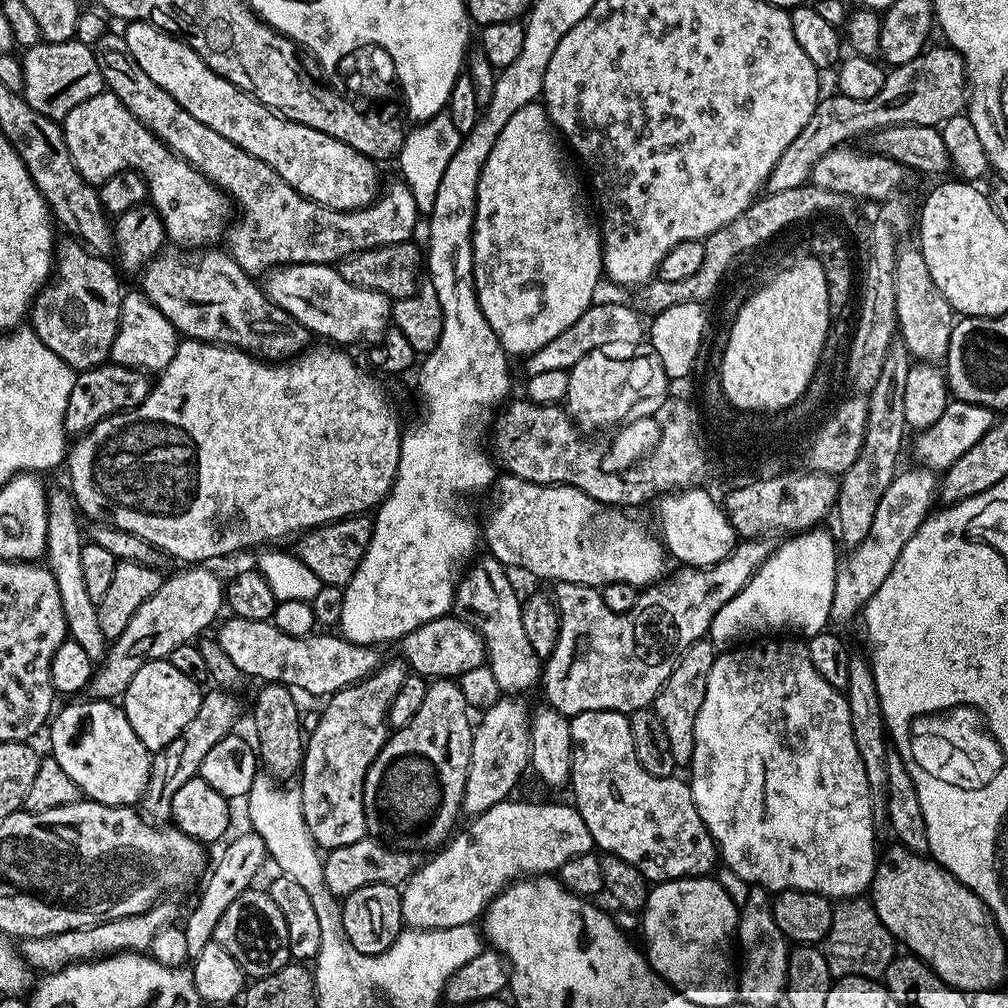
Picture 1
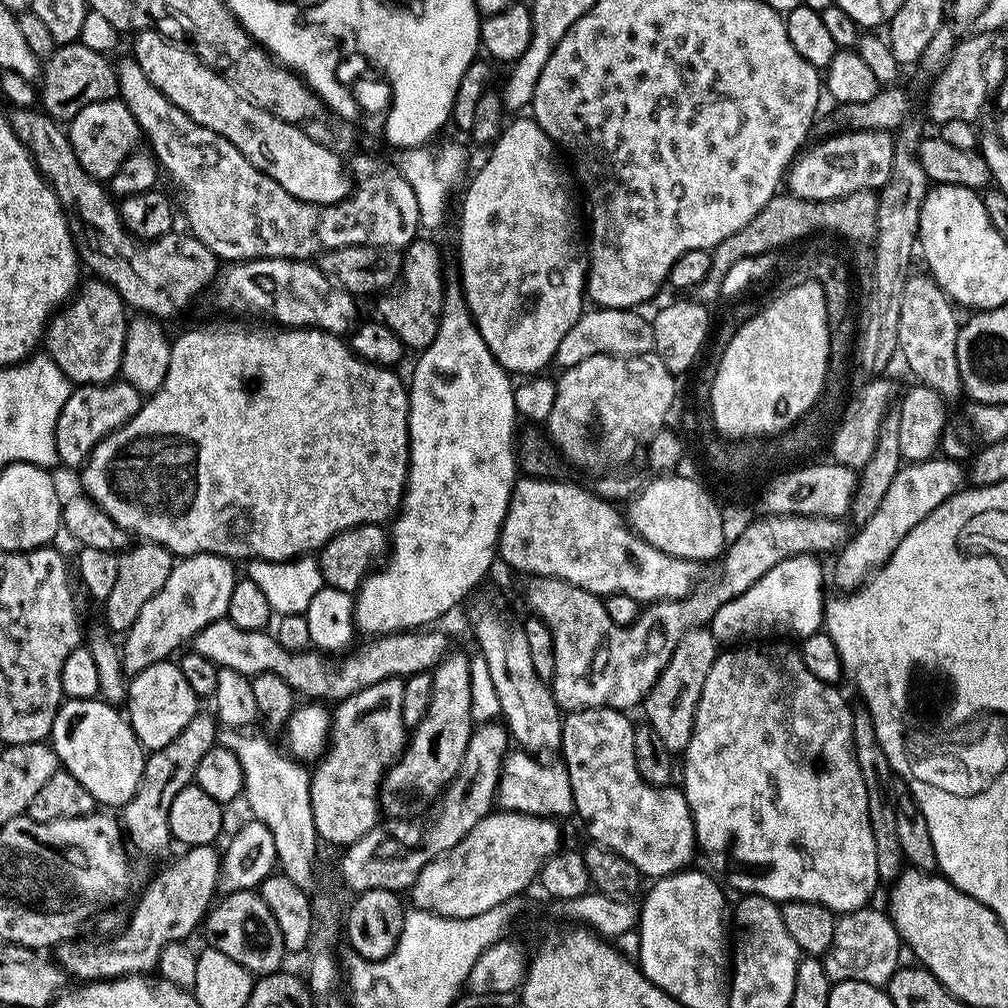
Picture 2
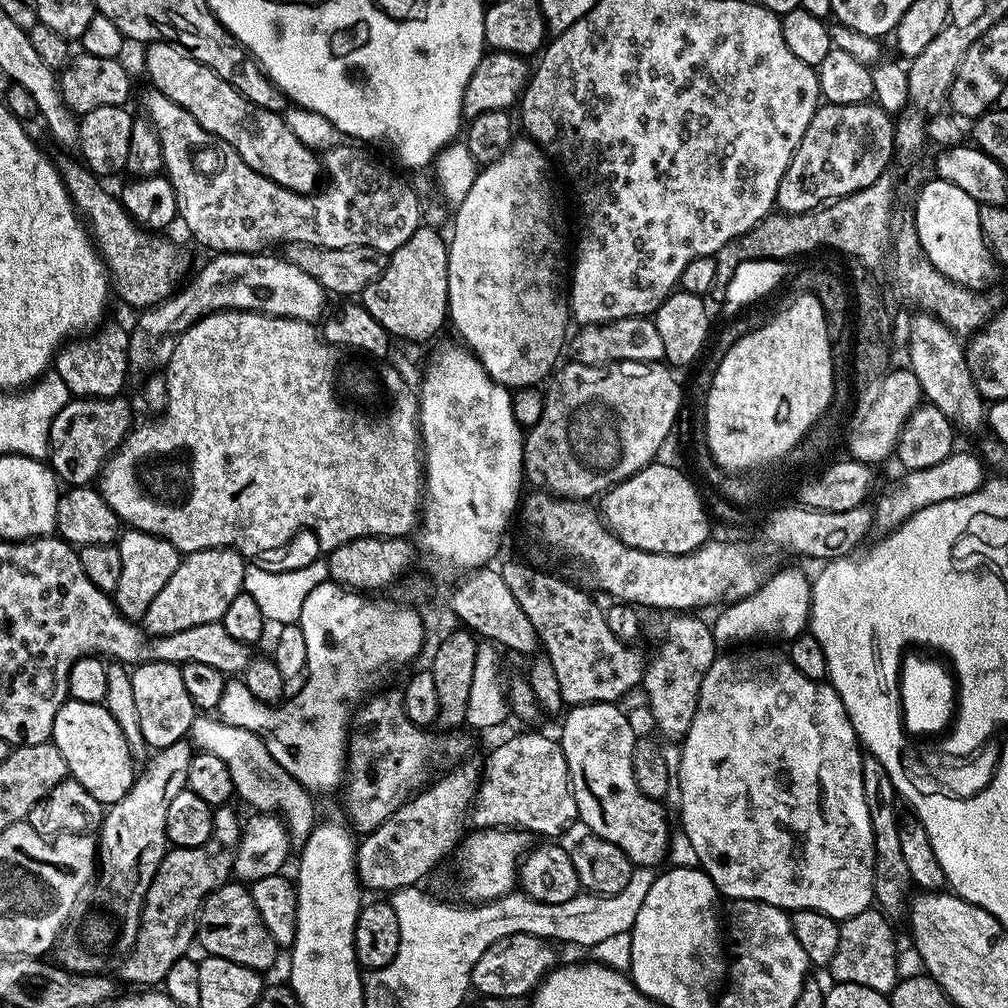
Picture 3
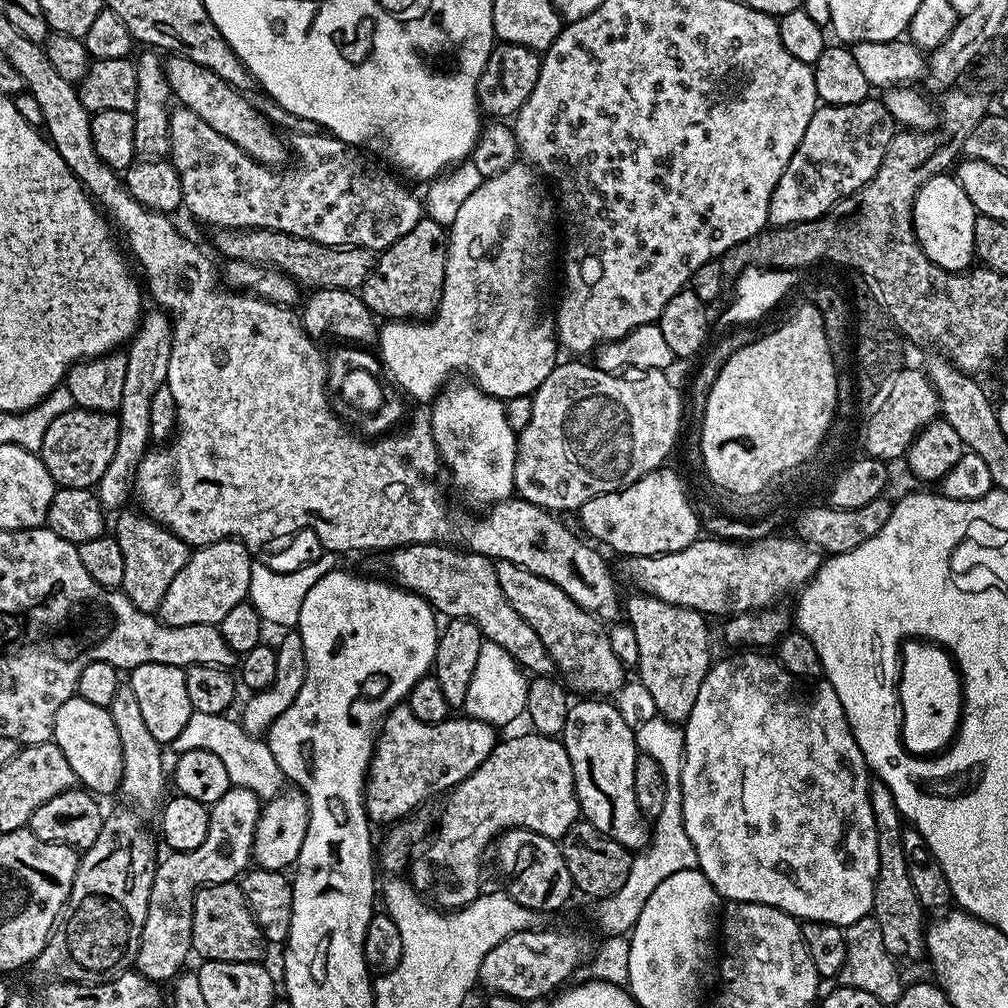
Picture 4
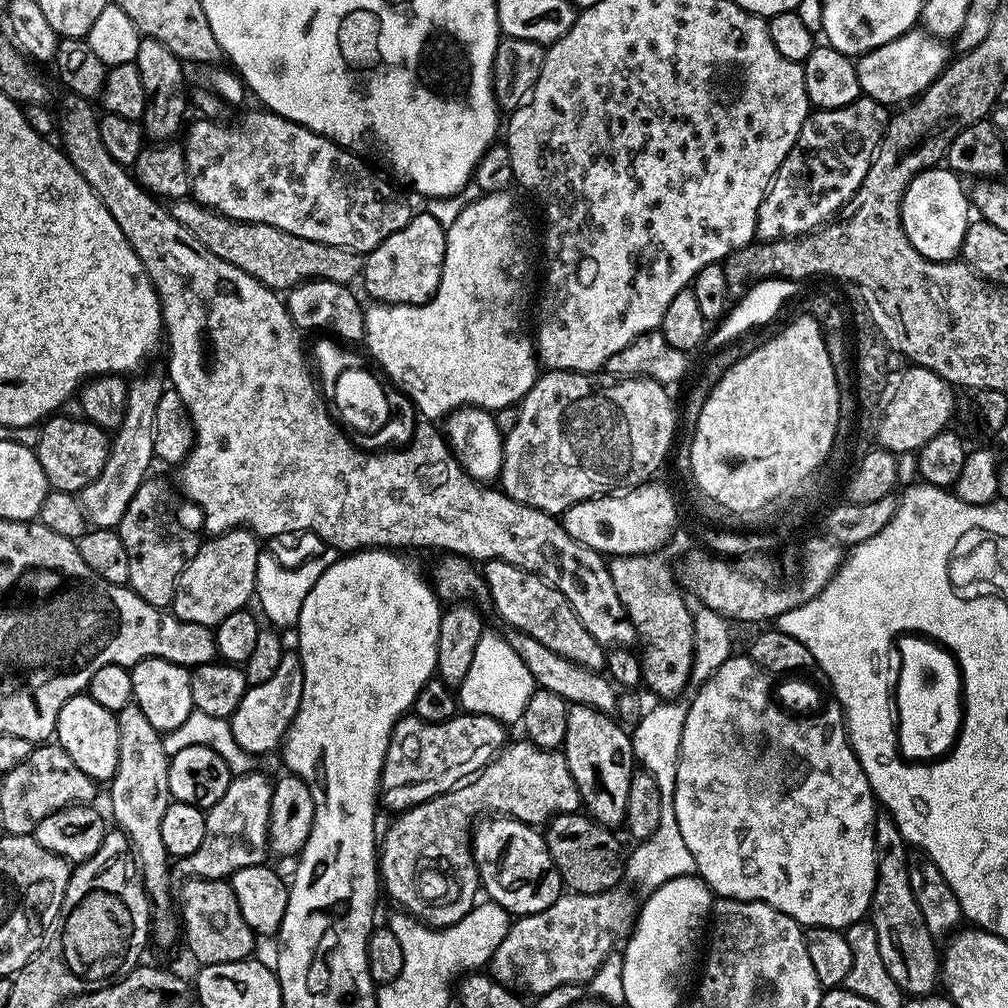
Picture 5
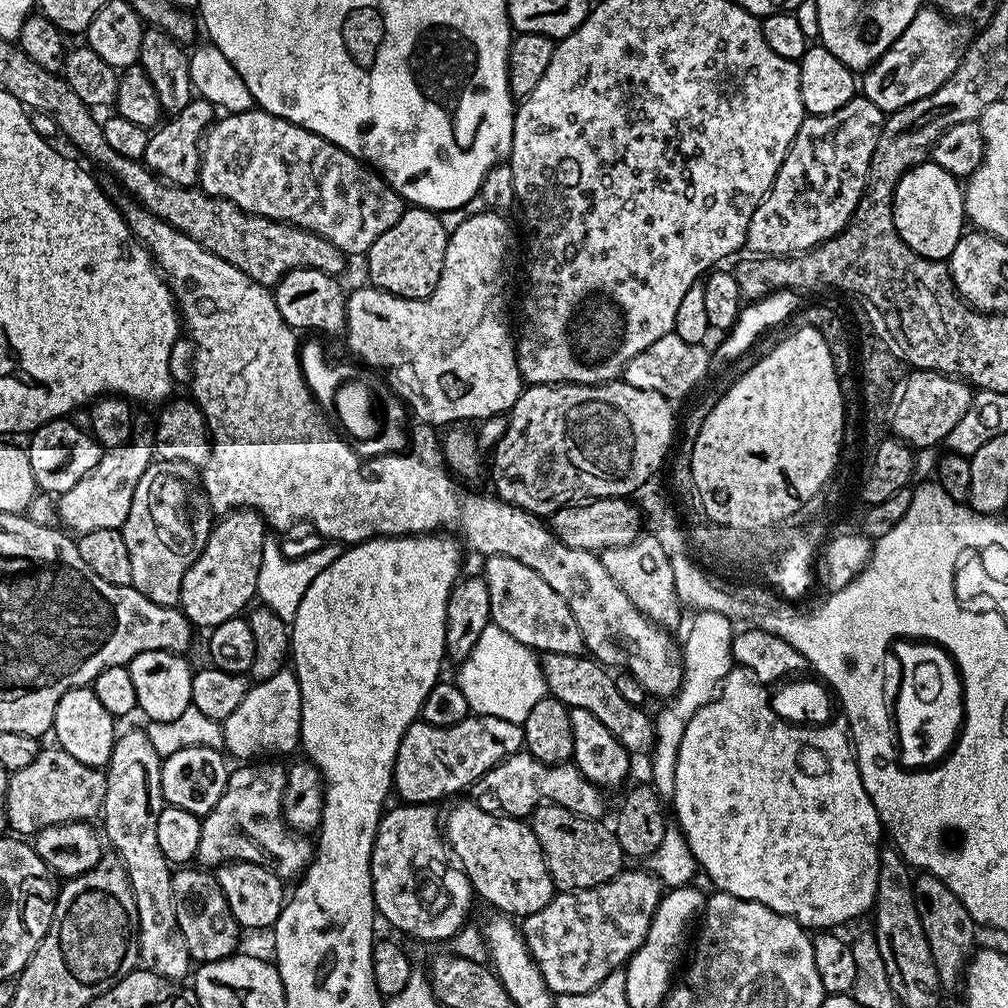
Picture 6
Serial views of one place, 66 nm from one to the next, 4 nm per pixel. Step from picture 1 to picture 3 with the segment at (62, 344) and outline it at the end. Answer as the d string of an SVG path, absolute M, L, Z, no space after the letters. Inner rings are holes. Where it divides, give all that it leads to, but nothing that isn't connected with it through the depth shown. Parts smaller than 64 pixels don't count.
M105 323L95 329L87 338L76 338L64 345L56 353L54 372L66 382L69 393L76 398L105 400L121 395L128 375L128 338L129 329L119 328L116 324Z

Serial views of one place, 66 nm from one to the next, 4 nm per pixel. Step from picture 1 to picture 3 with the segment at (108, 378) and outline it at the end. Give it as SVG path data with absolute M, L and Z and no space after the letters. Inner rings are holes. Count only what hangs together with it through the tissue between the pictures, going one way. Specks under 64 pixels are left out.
M123 395L105 400L72 398L58 410L58 418L54 418L48 435L50 467L57 481L68 486L88 486L99 477L108 457L134 427L132 408L124 399Z

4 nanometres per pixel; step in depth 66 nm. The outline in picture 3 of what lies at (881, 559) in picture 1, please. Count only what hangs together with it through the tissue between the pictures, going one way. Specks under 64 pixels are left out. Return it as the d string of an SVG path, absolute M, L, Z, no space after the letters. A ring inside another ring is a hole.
M954 450L938 466L928 466L926 470L905 471L904 477L893 488L888 488L874 504L874 528L880 534L894 531L902 522L906 522L918 510L926 506L934 506L938 502L946 502L954 498L962 498L966 494L974 494L986 483L985 465L975 451L960 452Z

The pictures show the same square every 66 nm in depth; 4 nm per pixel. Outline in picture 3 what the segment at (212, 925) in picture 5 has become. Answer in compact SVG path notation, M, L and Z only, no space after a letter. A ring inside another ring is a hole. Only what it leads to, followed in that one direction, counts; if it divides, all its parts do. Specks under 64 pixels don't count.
M240 882L222 884L207 896L200 907L196 940L207 955L238 962L261 974L276 964L278 949L274 938L270 938L270 930L266 930L266 922L262 922L262 914L258 914L258 906L254 906L251 891Z

